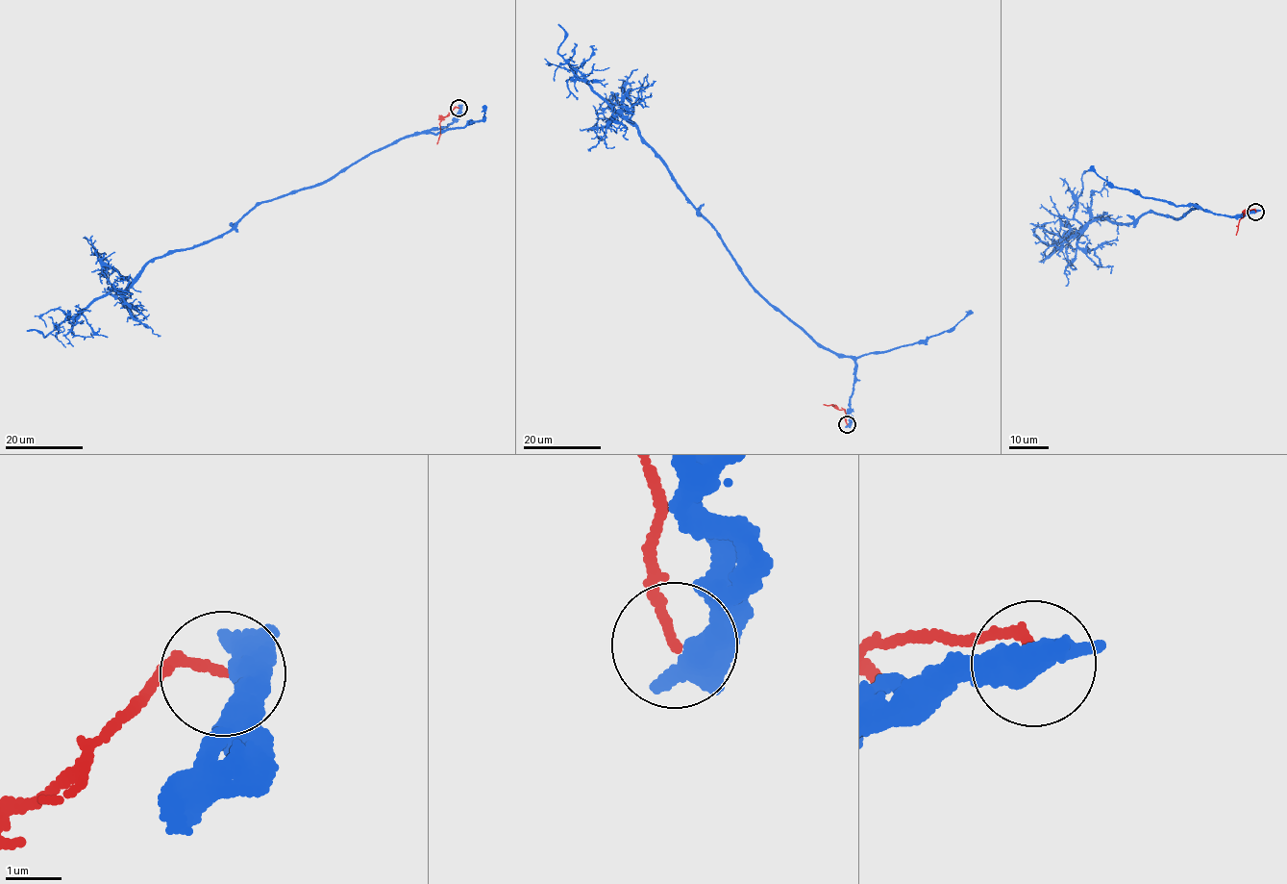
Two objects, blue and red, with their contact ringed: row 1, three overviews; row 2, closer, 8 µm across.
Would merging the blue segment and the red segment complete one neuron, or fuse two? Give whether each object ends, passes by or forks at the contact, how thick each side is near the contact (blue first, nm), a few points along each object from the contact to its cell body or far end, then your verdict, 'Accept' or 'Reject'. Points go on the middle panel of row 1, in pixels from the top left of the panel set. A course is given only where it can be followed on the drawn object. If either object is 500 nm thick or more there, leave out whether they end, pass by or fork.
At the ring blue passes by. At the ring red ends. Thickness 460 nm (blue) against 160 nm. Course of blue: (847, 424), (854, 362), (812, 339), (753, 286), (636, 126), (570, 68), (557, 52), (565, 35), (558, 24). Course of red: (847, 424), (843, 410), (823, 404). Reject

